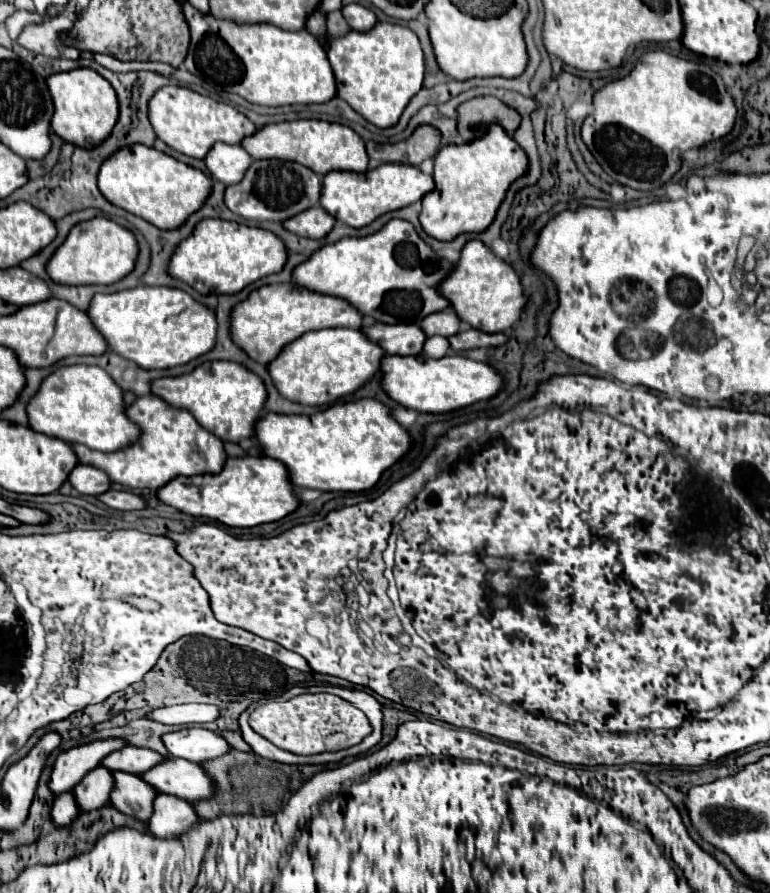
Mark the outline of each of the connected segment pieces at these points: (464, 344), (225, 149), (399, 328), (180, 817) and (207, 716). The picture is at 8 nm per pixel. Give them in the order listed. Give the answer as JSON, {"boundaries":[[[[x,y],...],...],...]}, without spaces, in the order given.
{"boundaries":[[[[466,328],[450,338],[450,346],[454,352],[464,352],[470,348],[484,348],[484,346],[504,346],[508,342],[506,334],[486,334],[476,328]]],[[[220,142],[204,160],[212,178],[224,182],[226,186],[240,182],[240,178],[244,178],[244,170],[248,170],[248,166],[254,162],[254,158],[242,146],[224,146]]],[[[376,324],[372,328],[362,328],[368,338],[378,342],[388,354],[418,356],[422,354],[426,334],[418,324]]],[[[160,794],[154,802],[154,814],[148,820],[148,832],[158,838],[178,838],[192,828],[200,818],[190,802]]],[[[180,704],[170,708],[156,708],[146,714],[148,720],[168,724],[168,726],[180,726],[180,724],[202,724],[202,722],[214,722],[218,718],[218,706],[212,704]]]]}

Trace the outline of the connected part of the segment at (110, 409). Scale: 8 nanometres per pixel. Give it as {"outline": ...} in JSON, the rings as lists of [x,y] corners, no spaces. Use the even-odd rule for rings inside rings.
{"outline":[[[64,366],[48,376],[28,404],[30,428],[100,452],[116,452],[136,444],[140,428],[126,416],[124,390],[100,366]]]}

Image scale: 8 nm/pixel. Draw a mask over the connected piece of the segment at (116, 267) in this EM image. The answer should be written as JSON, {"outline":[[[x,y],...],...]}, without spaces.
{"outline":[[[98,216],[88,222],[76,224],[70,230],[66,242],[50,258],[46,272],[54,282],[60,282],[60,284],[74,284],[74,286],[104,284],[108,286],[124,278],[128,272],[132,272],[136,266],[136,258],[138,258],[136,236],[128,228],[116,224],[114,220]]]}

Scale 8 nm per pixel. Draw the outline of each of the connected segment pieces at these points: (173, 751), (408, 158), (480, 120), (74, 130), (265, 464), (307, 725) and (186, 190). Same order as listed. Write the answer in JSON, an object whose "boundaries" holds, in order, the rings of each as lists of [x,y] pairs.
{"boundaries":[[[[184,728],[184,730],[168,732],[162,734],[162,742],[170,756],[184,758],[196,764],[222,756],[230,750],[228,742],[222,736],[204,728]]],[[[418,126],[408,140],[400,144],[388,144],[392,148],[384,156],[394,156],[402,164],[420,166],[424,160],[436,156],[440,148],[440,138],[442,134],[434,126]]],[[[494,96],[472,98],[458,108],[458,134],[464,142],[484,136],[492,124],[500,124],[512,136],[520,126],[520,114]]],[[[76,68],[70,72],[54,74],[46,80],[52,100],[54,100],[54,116],[52,116],[52,130],[70,144],[80,148],[100,146],[104,138],[112,132],[114,124],[118,122],[118,98],[114,88],[106,78],[90,68]]],[[[228,458],[220,474],[192,478],[174,478],[158,490],[160,502],[198,518],[210,518],[226,526],[252,528],[266,522],[278,522],[300,506],[288,468],[272,458]]],[[[300,694],[286,702],[266,702],[250,714],[248,722],[252,730],[268,738],[268,742],[292,754],[320,754],[344,750],[360,744],[372,732],[368,718],[364,718],[358,708],[332,694]]],[[[134,144],[132,148],[126,146],[112,154],[100,168],[98,186],[108,202],[152,222],[162,230],[174,230],[184,224],[188,216],[200,210],[212,194],[210,176],[142,144]]]]}

